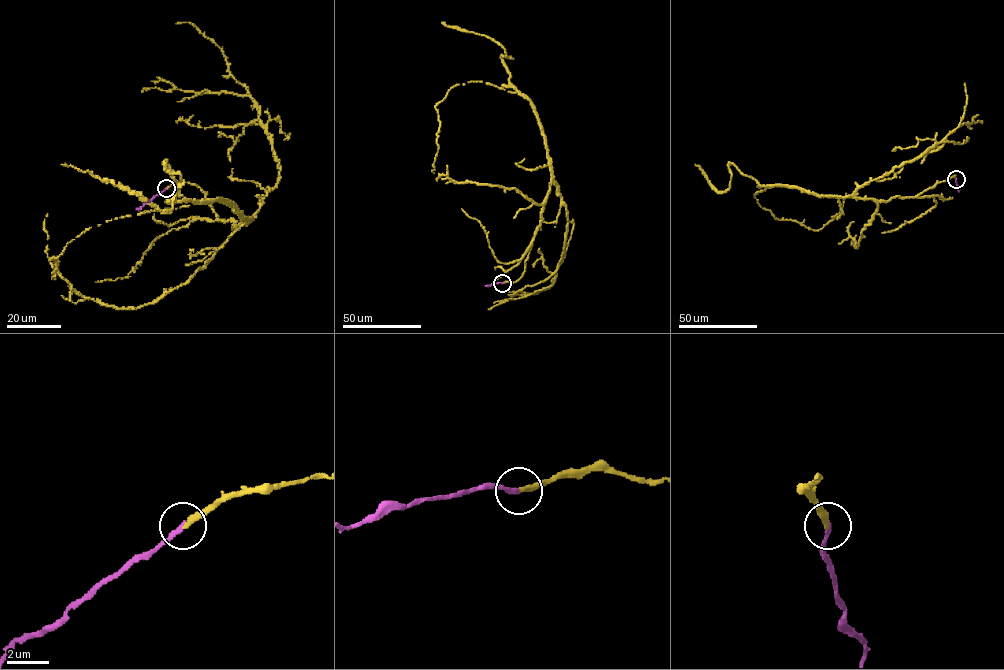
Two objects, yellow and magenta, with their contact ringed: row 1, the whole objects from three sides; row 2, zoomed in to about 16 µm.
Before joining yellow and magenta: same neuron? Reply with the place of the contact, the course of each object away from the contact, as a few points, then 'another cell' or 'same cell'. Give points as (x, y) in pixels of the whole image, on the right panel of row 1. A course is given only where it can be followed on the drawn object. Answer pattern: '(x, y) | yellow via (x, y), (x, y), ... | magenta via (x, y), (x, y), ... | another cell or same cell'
(956, 179) | yellow via (956, 179), (886, 201), (776, 185), (754, 194), (775, 218), (818, 230), (839, 213), (846, 193) | magenta via (956, 179), (959, 191) | same cell

